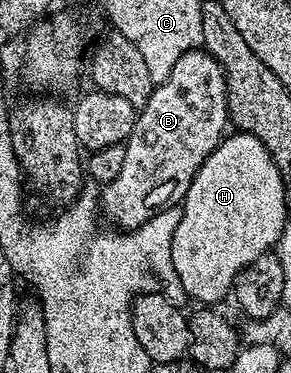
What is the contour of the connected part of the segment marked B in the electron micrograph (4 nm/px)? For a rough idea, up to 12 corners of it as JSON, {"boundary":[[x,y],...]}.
{"boundary":[[184,52],[137,111],[101,217],[181,203],[227,133],[226,77]]}

